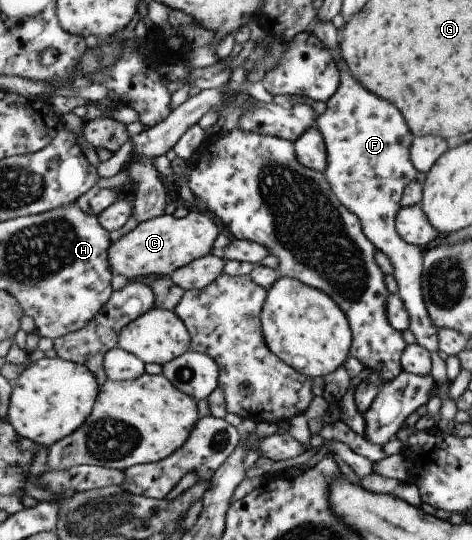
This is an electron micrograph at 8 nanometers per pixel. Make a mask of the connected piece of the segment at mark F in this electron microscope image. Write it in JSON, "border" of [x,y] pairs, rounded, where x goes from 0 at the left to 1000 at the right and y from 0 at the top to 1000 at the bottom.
{"border":[[[739,131],[718,133],[716,161],[686,193],[689,204],[665,224],[665,233],[686,250],[691,309],[684,324],[716,372],[761,406],[771,439],[826,483],[833,498],[831,509],[841,524],[841,548],[860,570],[867,587],[864,611],[881,628],[881,637],[900,643],[909,654],[928,650],[926,609],[907,587],[892,544],[892,480],[898,465],[890,456],[875,456],[852,446],[837,426],[837,398],[850,385],[845,369],[852,352],[862,339],[877,333],[881,319],[867,289],[875,250],[856,228],[852,213],[843,209],[843,202],[818,185],[803,183],[799,176],[775,169],[758,152],[750,150]]]}

